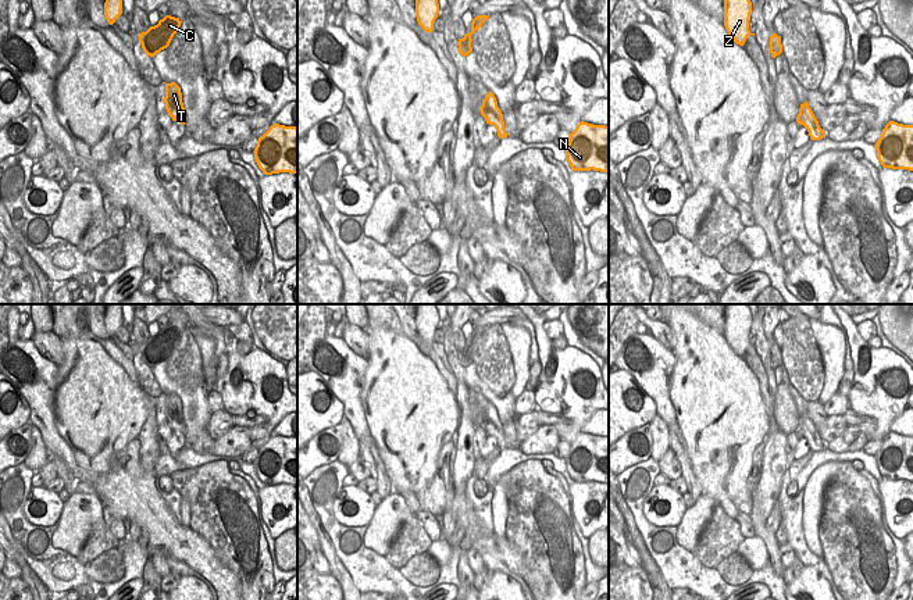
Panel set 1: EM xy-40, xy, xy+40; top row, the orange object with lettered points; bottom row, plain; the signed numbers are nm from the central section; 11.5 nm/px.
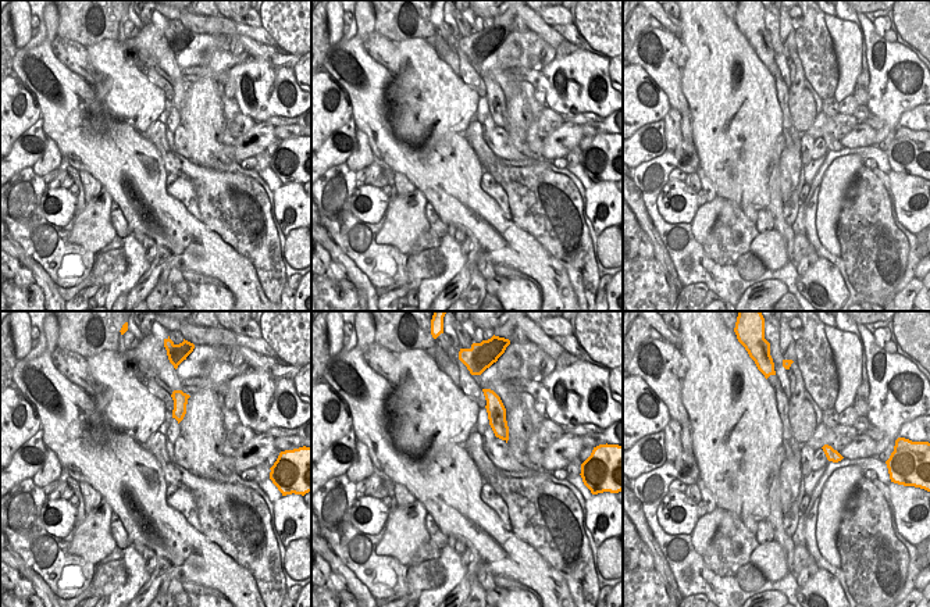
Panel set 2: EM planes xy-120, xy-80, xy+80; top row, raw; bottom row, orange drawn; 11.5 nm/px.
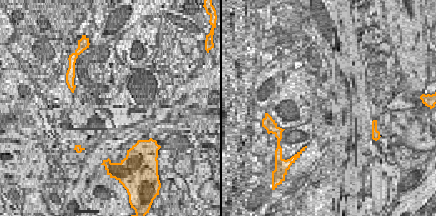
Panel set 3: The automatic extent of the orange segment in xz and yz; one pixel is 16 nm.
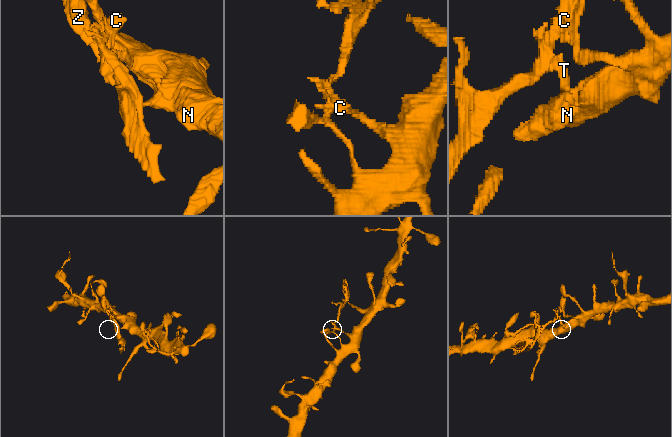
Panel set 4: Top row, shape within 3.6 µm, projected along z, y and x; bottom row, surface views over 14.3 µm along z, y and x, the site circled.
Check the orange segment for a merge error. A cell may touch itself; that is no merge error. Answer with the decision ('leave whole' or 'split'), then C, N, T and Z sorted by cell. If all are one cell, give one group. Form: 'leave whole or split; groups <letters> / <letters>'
split; groups C T / N Z

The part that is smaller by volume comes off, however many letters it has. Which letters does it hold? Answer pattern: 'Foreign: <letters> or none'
Foreign: C, T

